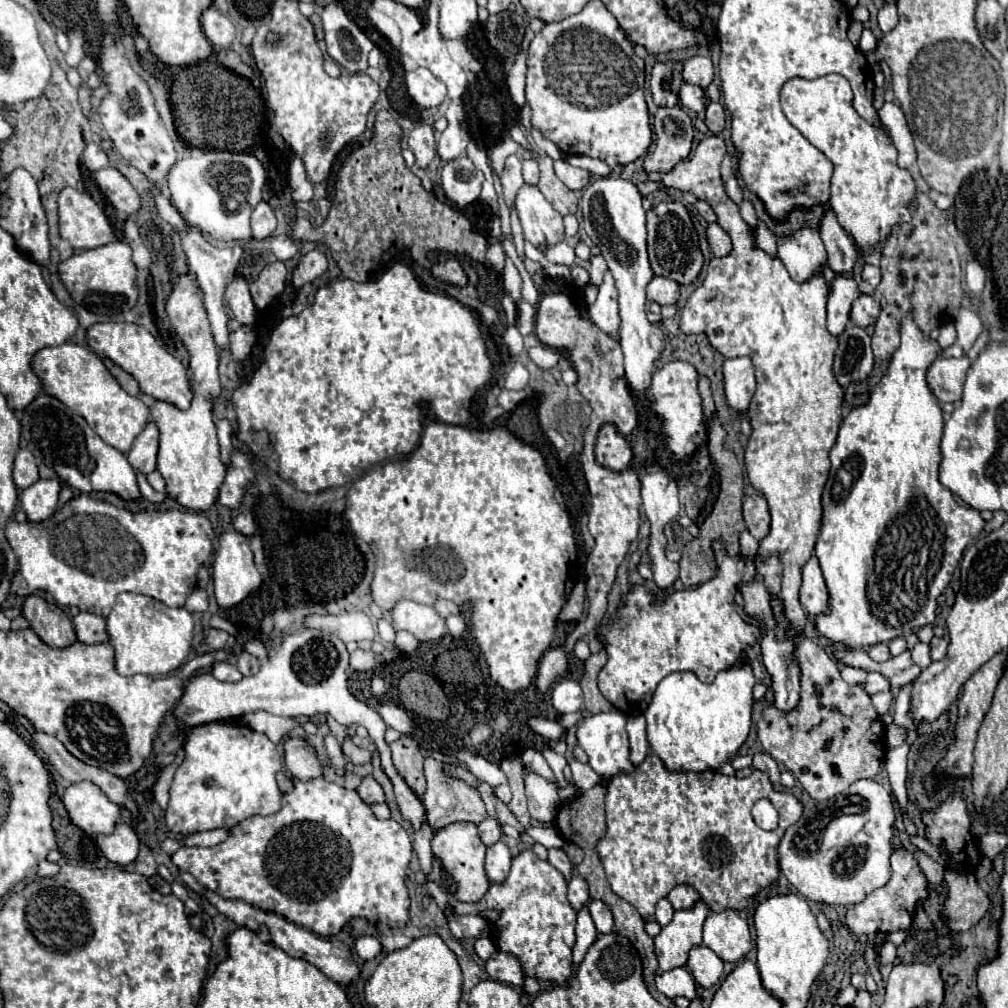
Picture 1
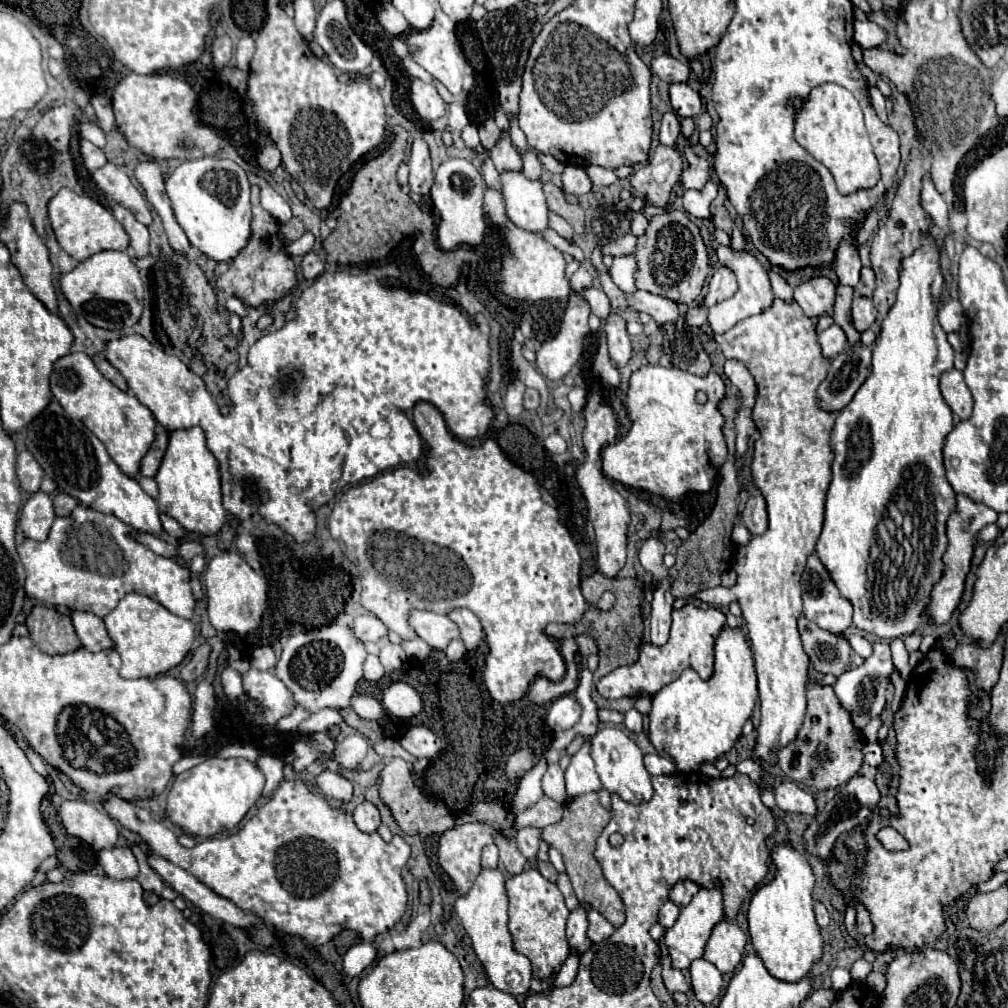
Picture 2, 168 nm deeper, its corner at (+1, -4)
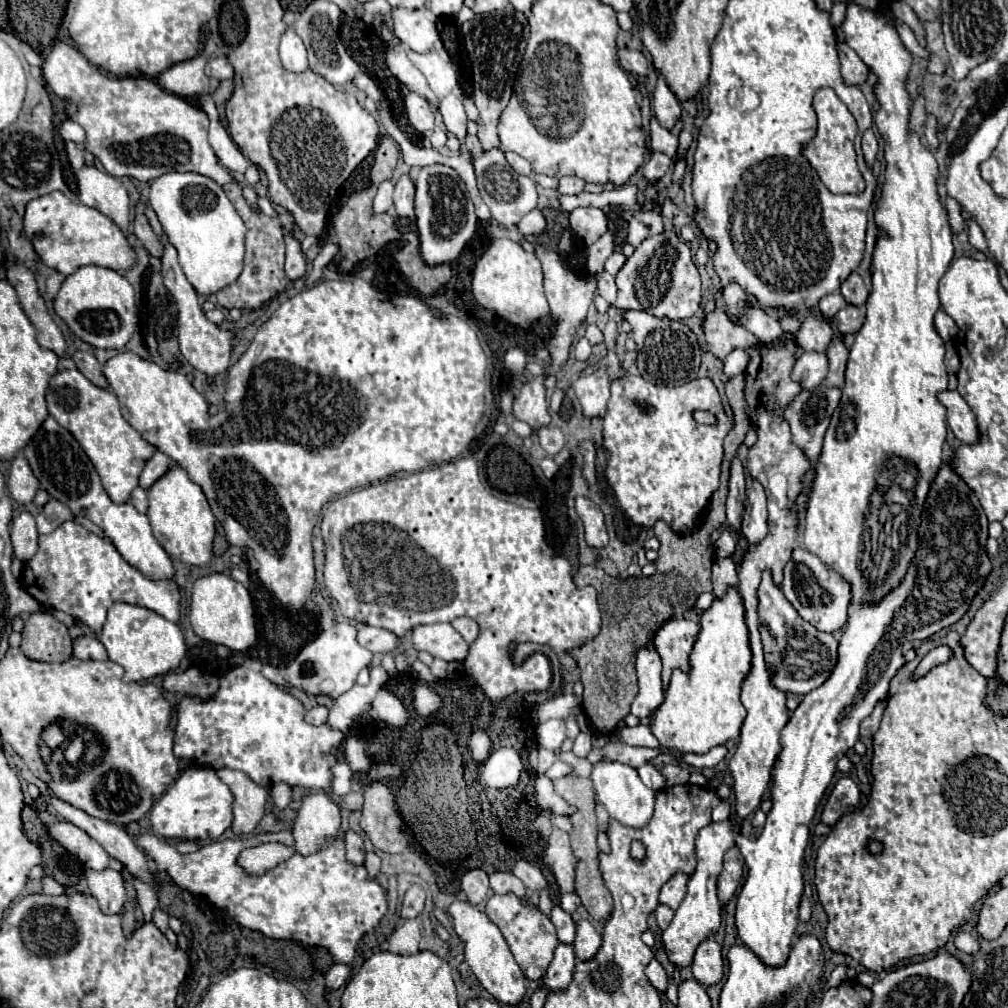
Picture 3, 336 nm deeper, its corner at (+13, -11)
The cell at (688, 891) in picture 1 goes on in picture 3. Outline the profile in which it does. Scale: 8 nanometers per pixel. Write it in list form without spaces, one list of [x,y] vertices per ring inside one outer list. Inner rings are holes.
[[[686,873],[672,875],[670,881],[660,891],[660,903],[668,905],[672,909],[678,909],[678,905],[682,903],[682,899],[686,895],[686,883],[688,883],[688,875]]]

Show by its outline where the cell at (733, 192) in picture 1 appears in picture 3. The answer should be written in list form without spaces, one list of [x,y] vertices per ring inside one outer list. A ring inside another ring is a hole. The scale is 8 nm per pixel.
[[[731,283],[724,289],[724,303],[726,303],[726,313],[728,317],[738,317],[738,319],[744,319],[744,307],[750,305],[750,301],[746,299],[748,295],[740,289],[740,286],[736,283]]]

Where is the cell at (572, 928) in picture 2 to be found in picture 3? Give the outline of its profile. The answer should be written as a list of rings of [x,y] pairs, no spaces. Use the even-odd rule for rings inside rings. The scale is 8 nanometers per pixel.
[[[558,945],[554,951],[554,959],[546,969],[546,975],[542,977],[542,987],[548,993],[554,991],[566,991],[566,987],[572,981],[572,971],[574,971],[574,949],[570,945]]]

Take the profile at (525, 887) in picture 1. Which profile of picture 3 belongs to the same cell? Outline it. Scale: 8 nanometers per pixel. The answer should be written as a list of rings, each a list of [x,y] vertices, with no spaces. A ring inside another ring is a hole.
[[[492,895],[486,903],[486,915],[498,925],[500,933],[504,935],[516,963],[520,965],[522,973],[530,979],[530,981],[540,981],[552,961],[554,949],[558,947],[558,937],[554,931],[552,921],[538,911],[538,907],[534,907],[530,901],[522,903],[516,895]]]

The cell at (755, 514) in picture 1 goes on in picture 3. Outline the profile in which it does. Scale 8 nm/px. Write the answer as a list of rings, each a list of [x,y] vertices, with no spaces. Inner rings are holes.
[[[754,481],[752,487],[748,489],[746,511],[742,517],[742,533],[754,545],[766,537],[766,531],[768,531],[766,495],[764,495],[764,487],[758,481]]]

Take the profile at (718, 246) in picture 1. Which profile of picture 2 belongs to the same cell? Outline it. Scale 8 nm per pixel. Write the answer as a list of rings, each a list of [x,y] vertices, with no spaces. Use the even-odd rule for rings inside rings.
[[[718,246],[716,248],[716,256],[720,260],[722,266],[730,268],[736,278],[738,278],[738,292],[728,298],[726,302],[722,304],[716,304],[710,308],[710,328],[716,332],[716,334],[722,334],[726,330],[730,330],[734,324],[738,324],[740,320],[748,318],[748,316],[754,316],[754,314],[760,314],[762,310],[766,310],[770,304],[772,304],[772,288],[770,288],[770,280],[768,280],[768,274],[766,274],[766,268],[756,260],[754,254],[750,254],[748,248],[744,250],[734,250],[730,246]]]

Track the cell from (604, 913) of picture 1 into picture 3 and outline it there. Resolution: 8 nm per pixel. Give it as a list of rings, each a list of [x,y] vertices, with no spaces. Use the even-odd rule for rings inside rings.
[[[578,921],[576,925],[576,943],[574,943],[574,953],[580,961],[590,961],[598,947],[602,945],[602,937],[596,931],[596,927],[590,921]]]

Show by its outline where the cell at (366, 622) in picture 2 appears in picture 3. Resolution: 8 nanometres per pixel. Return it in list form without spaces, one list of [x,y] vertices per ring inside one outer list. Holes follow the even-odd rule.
[[[362,625],[358,641],[362,647],[370,649],[372,653],[392,653],[402,645],[400,637],[396,637],[392,631],[376,629],[370,625]]]

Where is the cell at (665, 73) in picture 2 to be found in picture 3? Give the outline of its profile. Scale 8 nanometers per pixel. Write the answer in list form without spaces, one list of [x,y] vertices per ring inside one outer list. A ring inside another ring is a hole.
[[[618,47],[618,61],[620,61],[622,69],[626,69],[628,73],[636,73],[636,75],[648,73],[648,61],[640,51],[634,51],[628,47]]]

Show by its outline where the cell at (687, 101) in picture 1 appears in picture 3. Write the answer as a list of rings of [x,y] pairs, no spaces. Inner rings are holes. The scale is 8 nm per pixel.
[[[657,73],[656,91],[654,91],[654,97],[652,97],[652,105],[654,105],[654,115],[658,119],[658,123],[666,129],[672,129],[676,125],[676,121],[680,119],[682,115],[682,109],[680,109],[680,101],[676,99],[676,95],[670,91],[670,87],[666,85],[664,77]]]

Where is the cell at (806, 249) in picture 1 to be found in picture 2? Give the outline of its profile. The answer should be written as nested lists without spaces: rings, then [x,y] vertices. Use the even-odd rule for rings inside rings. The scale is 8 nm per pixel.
[[[812,276],[794,286],[794,300],[806,312],[806,316],[832,314],[834,284],[826,276]]]

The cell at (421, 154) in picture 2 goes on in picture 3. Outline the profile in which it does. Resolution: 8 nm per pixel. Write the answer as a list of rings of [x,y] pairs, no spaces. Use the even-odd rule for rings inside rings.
[[[404,175],[396,183],[394,191],[394,207],[400,217],[412,217],[414,215],[414,183]]]

